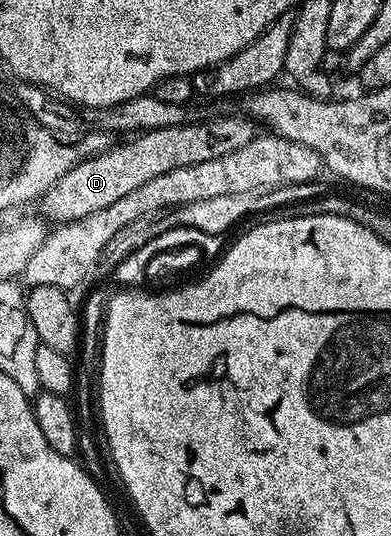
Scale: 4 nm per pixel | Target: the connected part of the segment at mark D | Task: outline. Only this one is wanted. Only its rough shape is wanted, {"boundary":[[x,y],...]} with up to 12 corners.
{"boundary":[[219,117],[144,130],[85,157],[39,200],[67,224],[168,171],[254,140]]}

